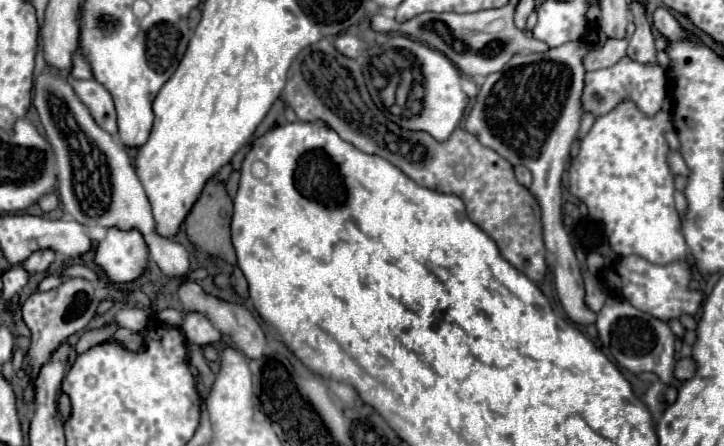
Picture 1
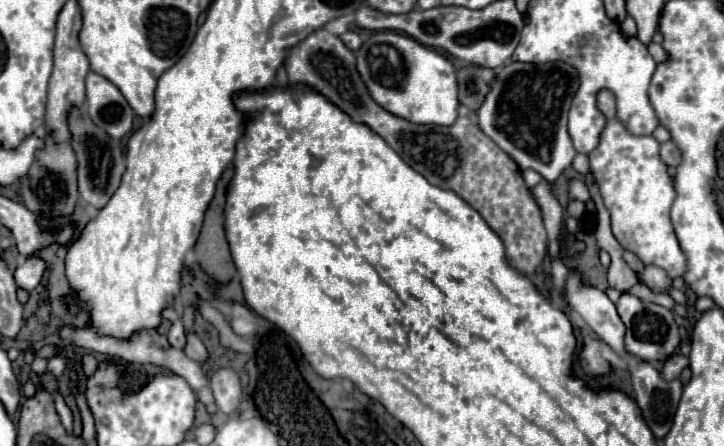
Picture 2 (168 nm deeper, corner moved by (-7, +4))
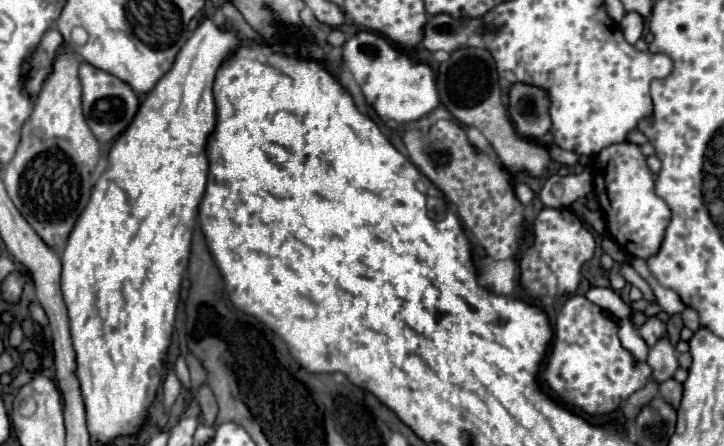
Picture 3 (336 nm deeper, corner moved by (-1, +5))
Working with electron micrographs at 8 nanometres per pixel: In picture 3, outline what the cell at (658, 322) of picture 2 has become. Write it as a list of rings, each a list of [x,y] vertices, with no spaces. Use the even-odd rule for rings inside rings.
[[[649,316],[645,324],[637,326],[637,334],[645,340],[645,344],[655,346],[663,336],[665,336],[665,324],[657,316]]]

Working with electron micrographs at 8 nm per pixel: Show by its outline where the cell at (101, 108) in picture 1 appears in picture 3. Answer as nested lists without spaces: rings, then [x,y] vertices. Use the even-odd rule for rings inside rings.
[[[81,62],[79,78],[81,78],[81,86],[83,86],[83,114],[85,114],[89,128],[93,130],[95,138],[99,142],[109,142],[109,140],[117,138],[129,126],[129,122],[133,120],[133,116],[139,108],[137,94],[127,84],[117,80],[115,76],[111,76],[99,68],[93,68],[87,62]]]

